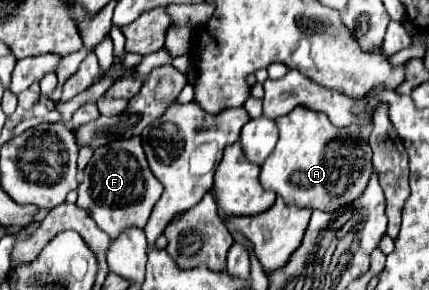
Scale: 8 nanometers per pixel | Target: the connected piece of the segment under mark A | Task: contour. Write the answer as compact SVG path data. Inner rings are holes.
M302 105L294 107L288 115L278 117L276 125L280 139L260 171L260 183L264 189L280 195L286 205L328 213L340 209L342 205L350 205L350 201L356 201L362 195L374 171L368 141L358 141L356 135L352 137L350 129L334 127L324 113ZM334 141L354 141L354 147L328 147Z

